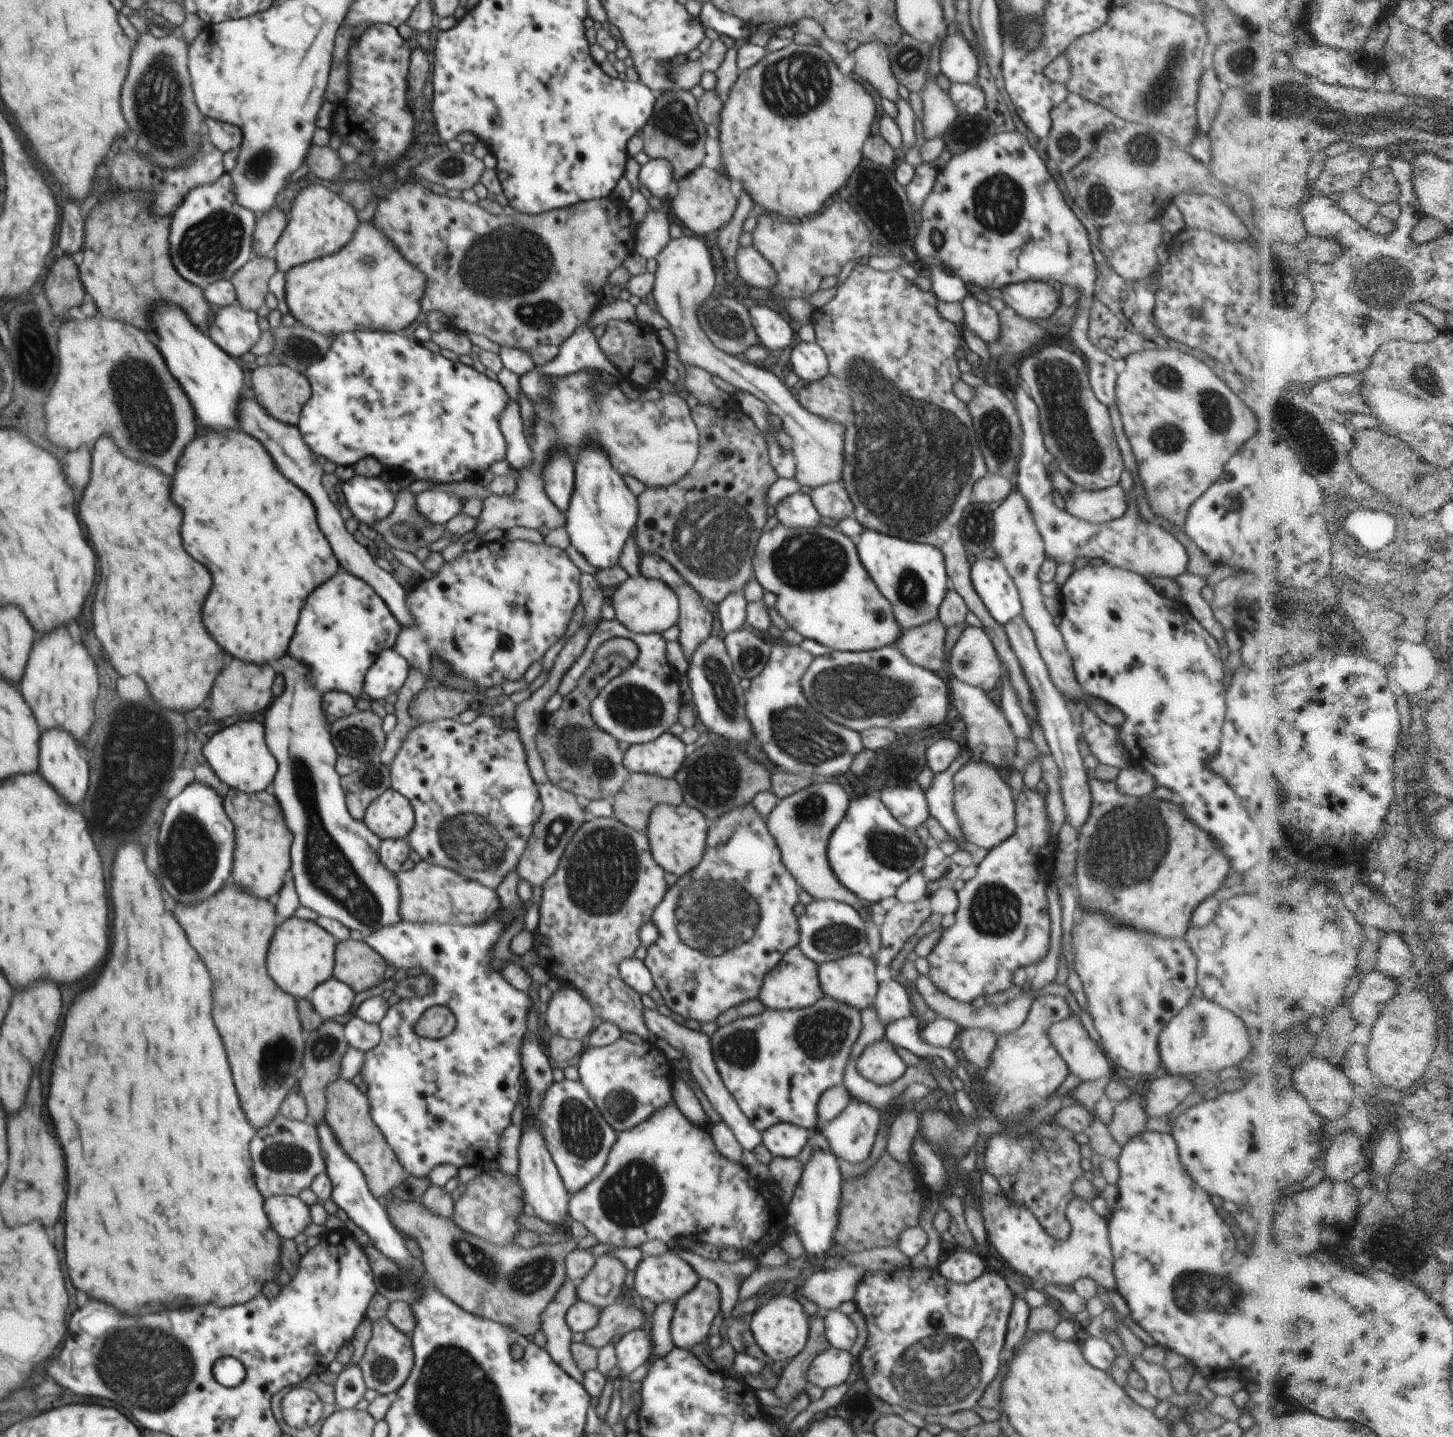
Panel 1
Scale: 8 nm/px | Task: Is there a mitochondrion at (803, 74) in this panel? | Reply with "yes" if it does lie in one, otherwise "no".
yes

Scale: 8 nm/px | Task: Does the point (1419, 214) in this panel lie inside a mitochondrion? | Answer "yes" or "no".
no

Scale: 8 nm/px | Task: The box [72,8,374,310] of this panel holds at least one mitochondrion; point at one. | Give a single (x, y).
(158, 99)

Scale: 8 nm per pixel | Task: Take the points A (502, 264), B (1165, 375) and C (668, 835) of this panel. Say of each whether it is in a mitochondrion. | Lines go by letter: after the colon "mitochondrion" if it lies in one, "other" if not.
A: mitochondrion
B: mitochondrion
C: other

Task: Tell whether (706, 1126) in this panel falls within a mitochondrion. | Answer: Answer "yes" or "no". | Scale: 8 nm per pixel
no

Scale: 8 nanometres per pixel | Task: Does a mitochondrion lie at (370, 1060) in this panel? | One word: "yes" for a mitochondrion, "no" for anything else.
no

